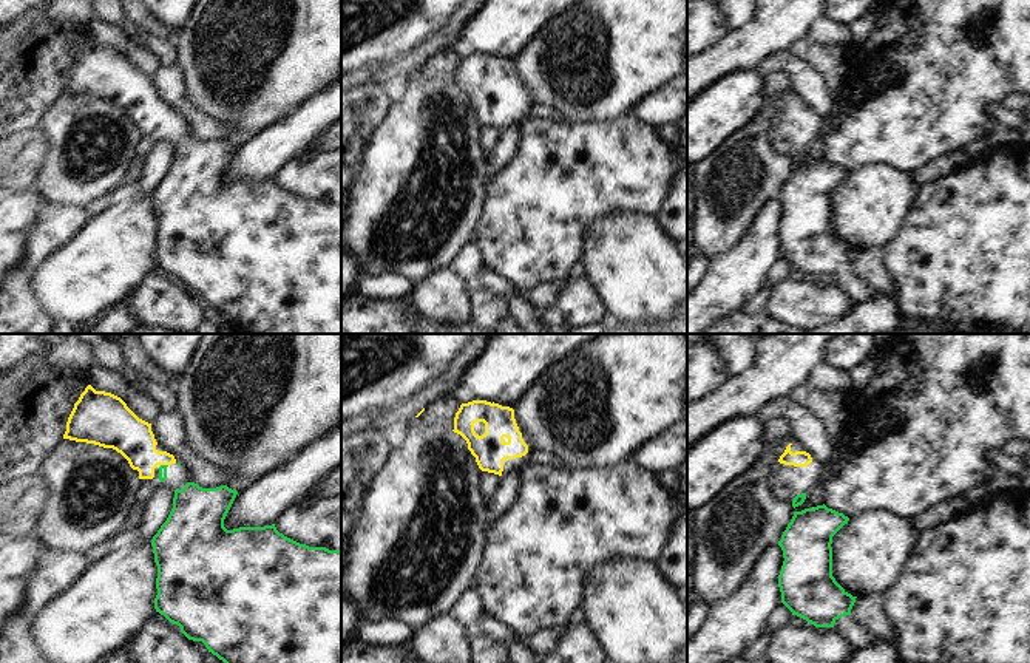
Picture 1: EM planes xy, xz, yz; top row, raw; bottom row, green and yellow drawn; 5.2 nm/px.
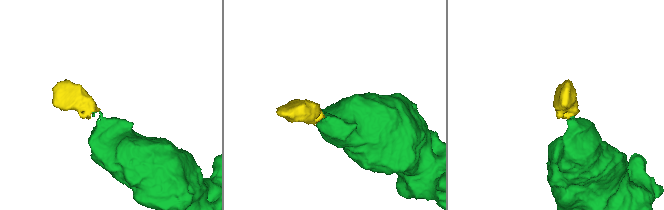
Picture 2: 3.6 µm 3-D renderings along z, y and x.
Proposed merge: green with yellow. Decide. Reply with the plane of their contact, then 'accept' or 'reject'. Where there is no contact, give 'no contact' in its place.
xy | accept

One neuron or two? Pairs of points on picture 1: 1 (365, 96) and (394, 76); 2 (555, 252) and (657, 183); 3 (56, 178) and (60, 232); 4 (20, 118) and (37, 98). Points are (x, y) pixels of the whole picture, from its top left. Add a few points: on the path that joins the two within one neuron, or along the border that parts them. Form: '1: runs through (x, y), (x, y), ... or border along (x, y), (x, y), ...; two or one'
1: border along (366, 84), (376, 84), (391, 102); two
2: runs through (576, 226), (620, 183), (630, 183); one
3: border along (45, 200), (82, 209); two
4: runs through (22, 113), (33, 102); one

